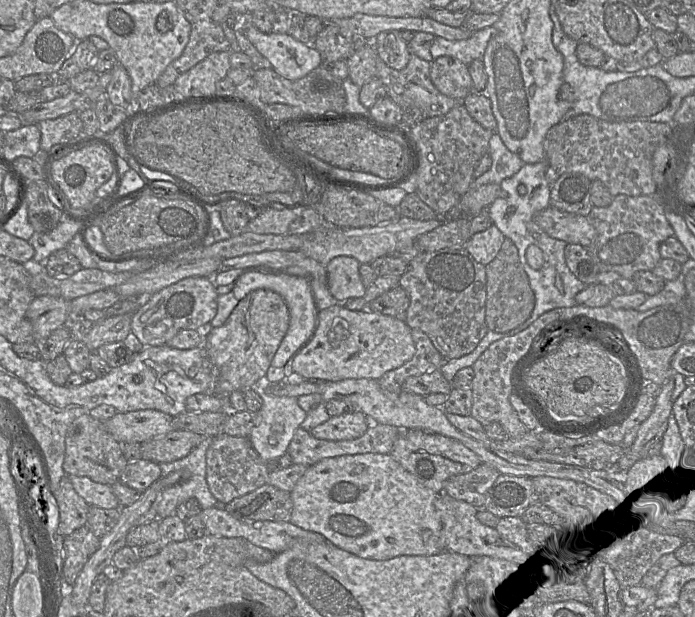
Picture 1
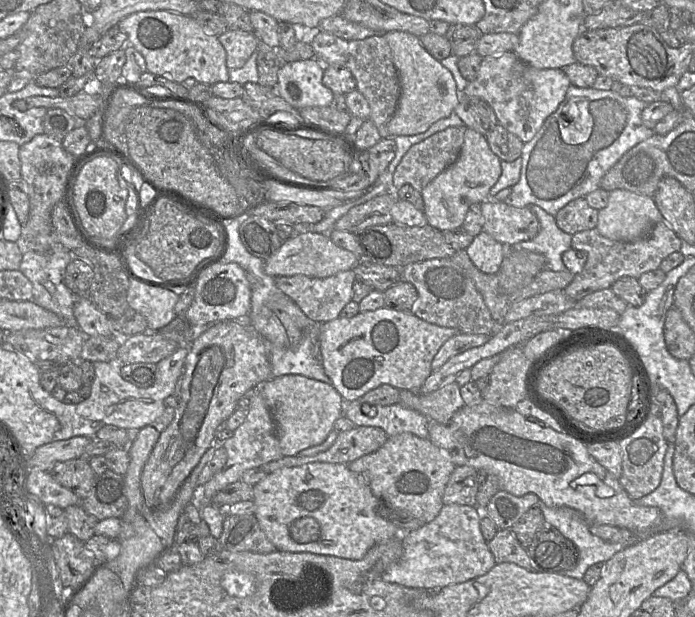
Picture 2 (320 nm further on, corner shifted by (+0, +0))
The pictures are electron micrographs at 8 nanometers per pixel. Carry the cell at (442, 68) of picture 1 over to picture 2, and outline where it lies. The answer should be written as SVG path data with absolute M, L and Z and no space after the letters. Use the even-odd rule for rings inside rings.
M459 93L459 102L454 112L467 128L471 128L484 136L498 124L492 107L478 97Z

